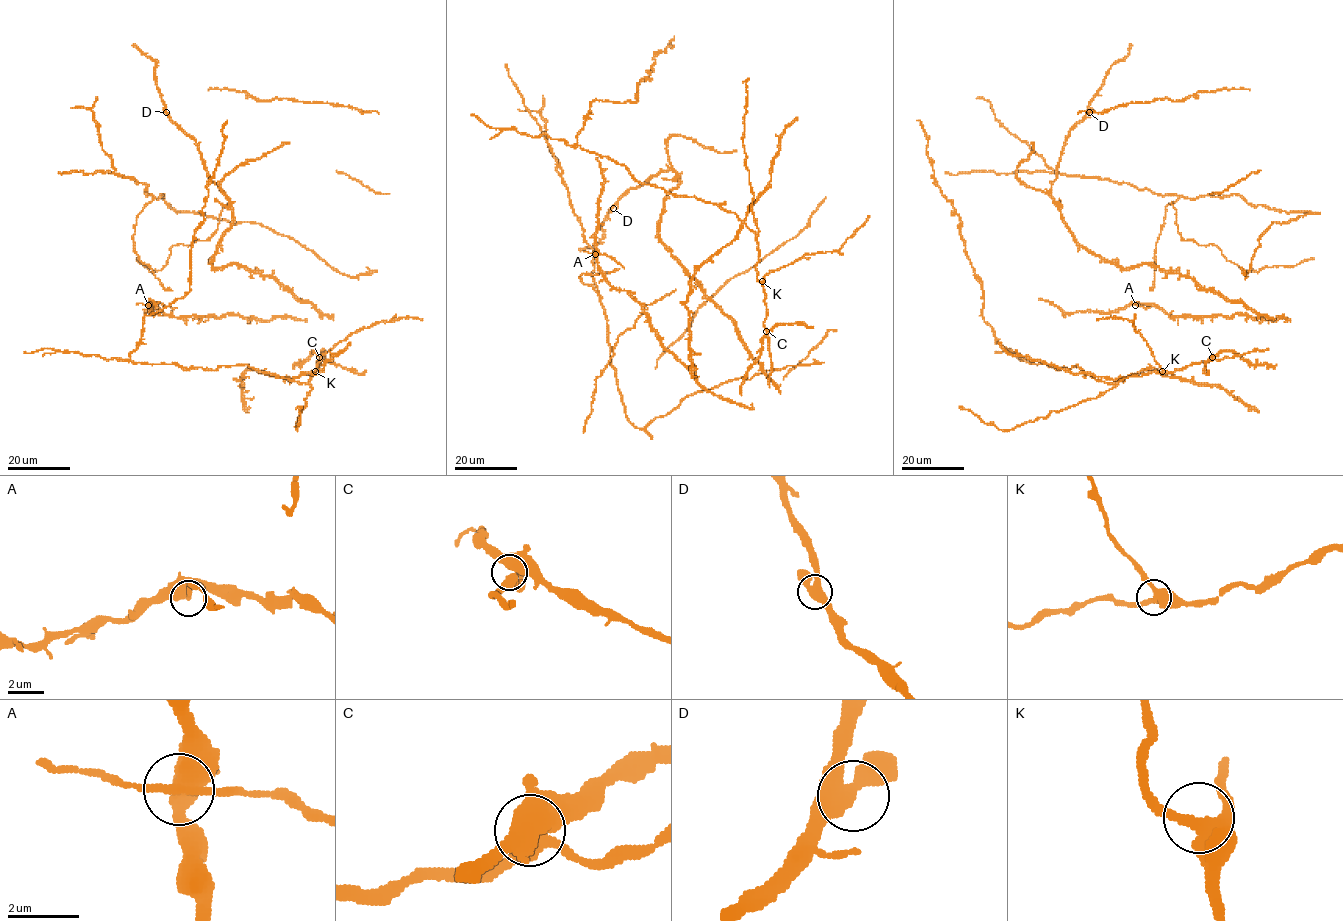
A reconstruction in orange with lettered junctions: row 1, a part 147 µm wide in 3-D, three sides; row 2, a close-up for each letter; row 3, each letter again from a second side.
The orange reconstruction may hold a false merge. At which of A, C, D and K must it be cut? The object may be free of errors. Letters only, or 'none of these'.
A

